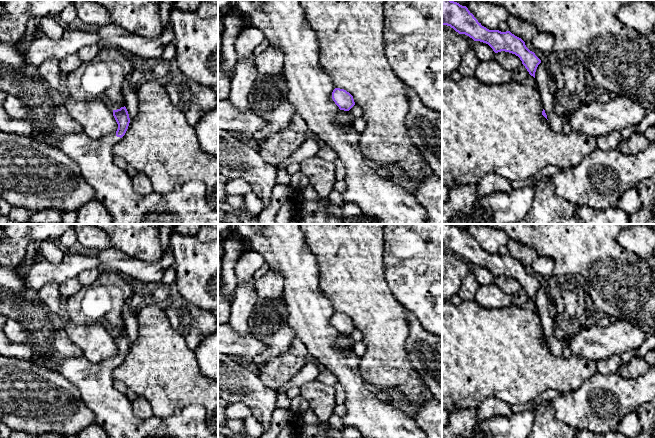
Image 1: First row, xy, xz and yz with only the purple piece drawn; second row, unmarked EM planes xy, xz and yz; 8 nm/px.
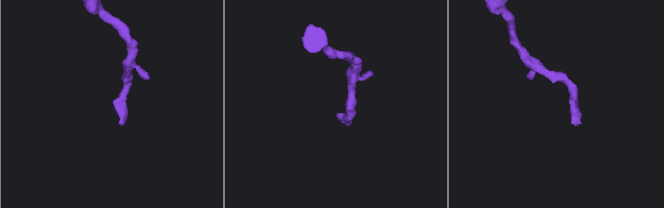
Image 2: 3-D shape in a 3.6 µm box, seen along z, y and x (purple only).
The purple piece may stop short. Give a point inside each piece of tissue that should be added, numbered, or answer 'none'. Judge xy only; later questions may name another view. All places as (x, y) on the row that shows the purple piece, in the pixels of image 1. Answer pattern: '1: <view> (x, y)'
1: xy (113, 187)

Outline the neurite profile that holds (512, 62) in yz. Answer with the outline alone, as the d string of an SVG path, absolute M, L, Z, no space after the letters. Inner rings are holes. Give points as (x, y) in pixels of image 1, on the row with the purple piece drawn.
M501 51L495 54L494 59L506 70L513 72L522 66L522 61L515 54Z

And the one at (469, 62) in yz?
M470 47L464 54L457 71L462 76L473 76L479 62L474 49Z

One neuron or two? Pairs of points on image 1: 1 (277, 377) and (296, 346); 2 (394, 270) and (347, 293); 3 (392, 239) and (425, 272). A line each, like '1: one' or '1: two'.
1: one
2: two
3: one

